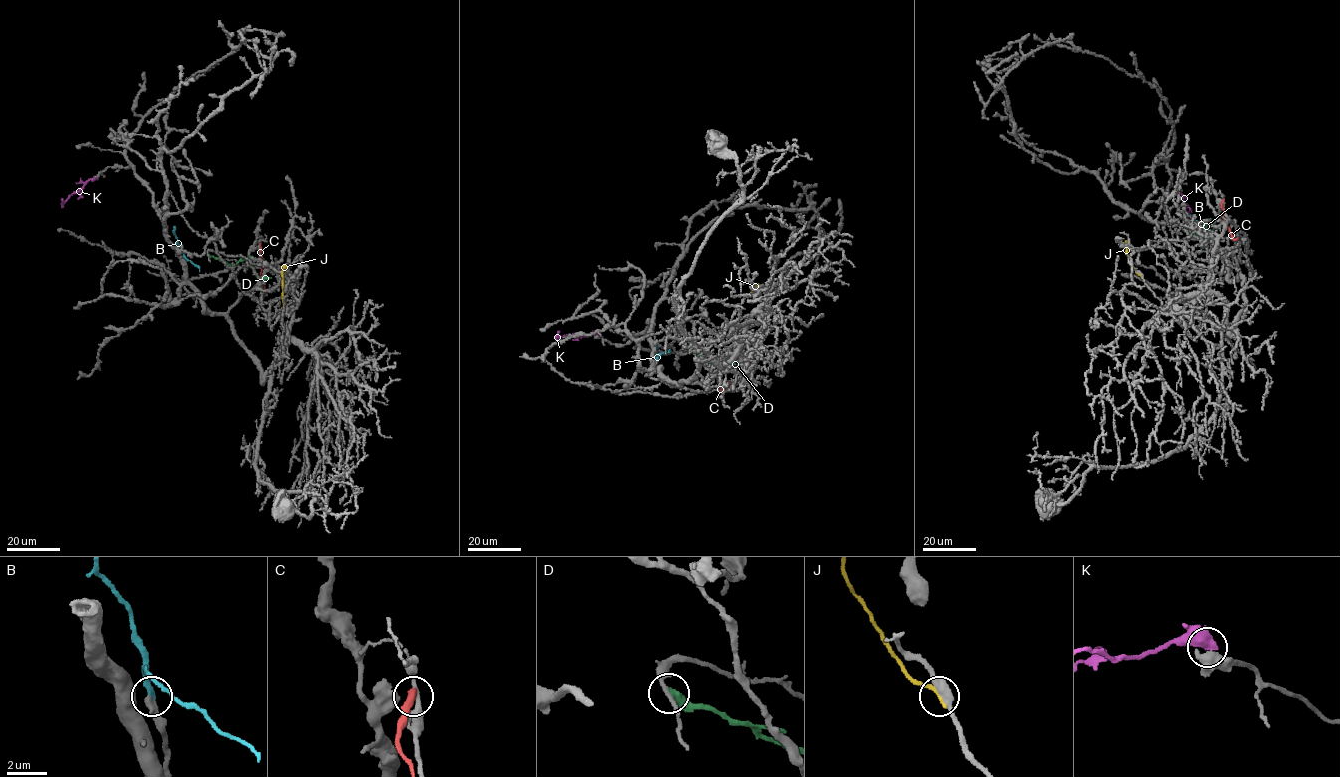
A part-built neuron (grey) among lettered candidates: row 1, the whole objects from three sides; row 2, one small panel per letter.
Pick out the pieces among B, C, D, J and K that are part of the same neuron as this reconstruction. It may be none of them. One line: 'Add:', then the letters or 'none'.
Add: B

